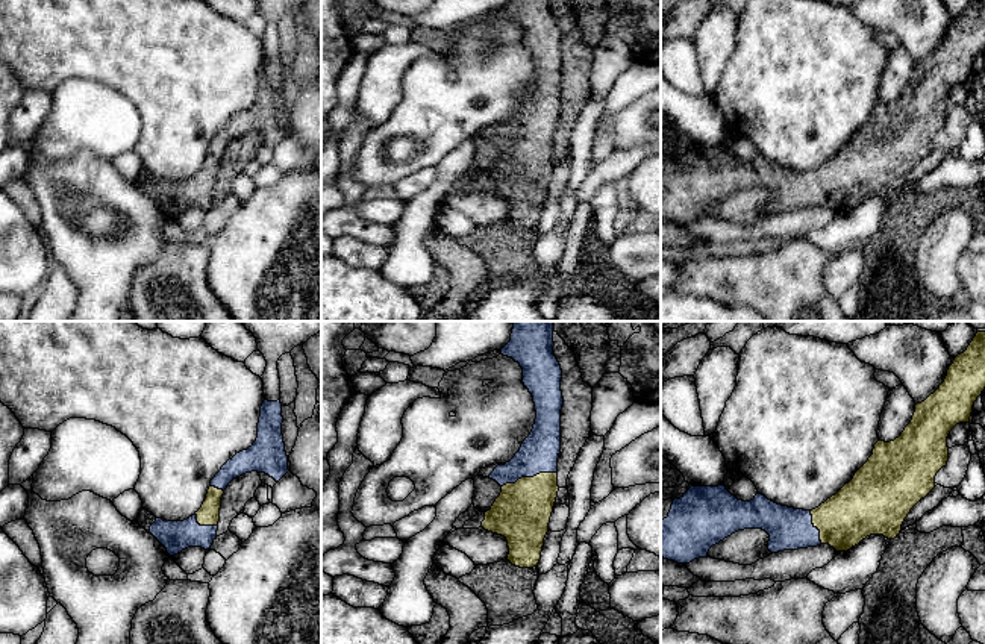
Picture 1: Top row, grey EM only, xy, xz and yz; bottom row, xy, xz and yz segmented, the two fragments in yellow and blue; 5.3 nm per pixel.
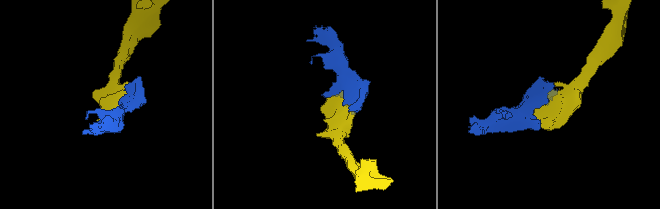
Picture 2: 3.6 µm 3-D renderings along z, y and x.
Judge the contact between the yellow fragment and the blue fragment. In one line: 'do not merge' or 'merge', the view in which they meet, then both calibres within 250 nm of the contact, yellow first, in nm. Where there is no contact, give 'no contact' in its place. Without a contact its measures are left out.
merge | xz | 300/200 nm

